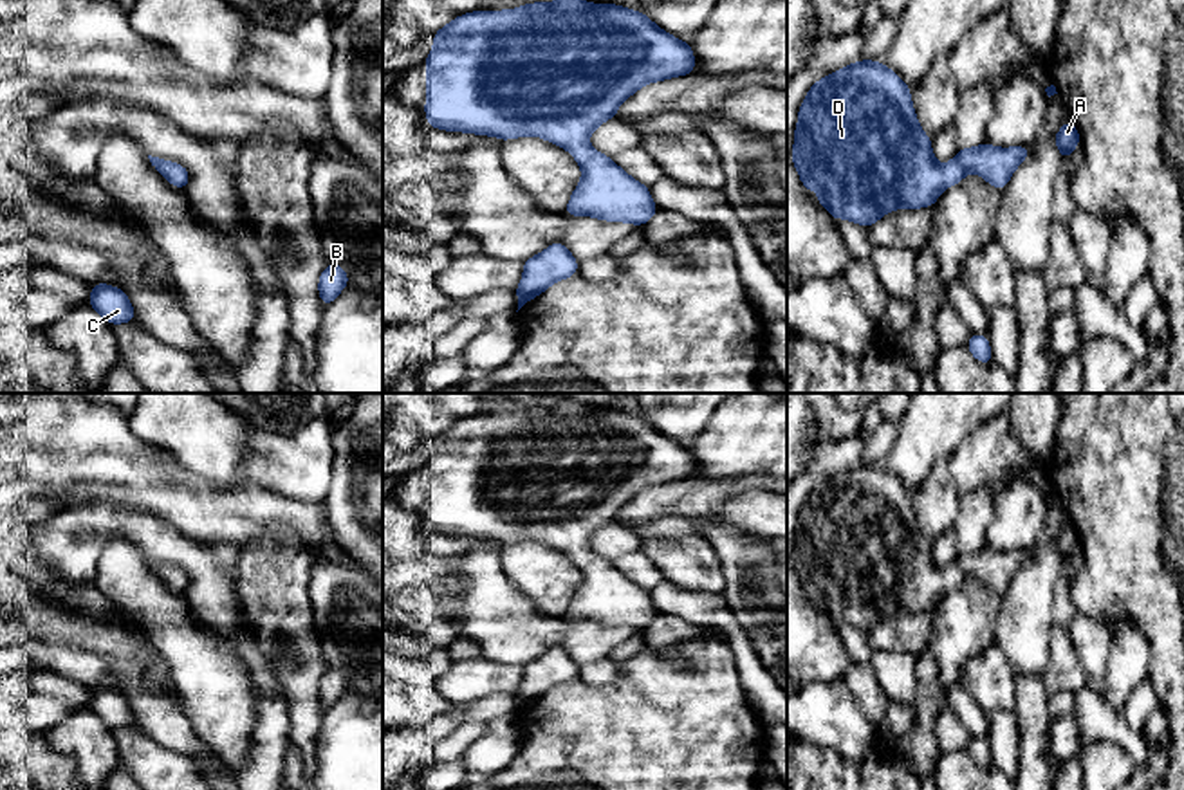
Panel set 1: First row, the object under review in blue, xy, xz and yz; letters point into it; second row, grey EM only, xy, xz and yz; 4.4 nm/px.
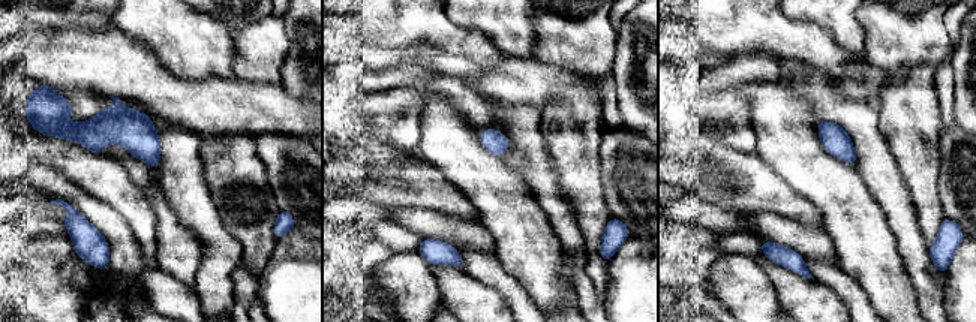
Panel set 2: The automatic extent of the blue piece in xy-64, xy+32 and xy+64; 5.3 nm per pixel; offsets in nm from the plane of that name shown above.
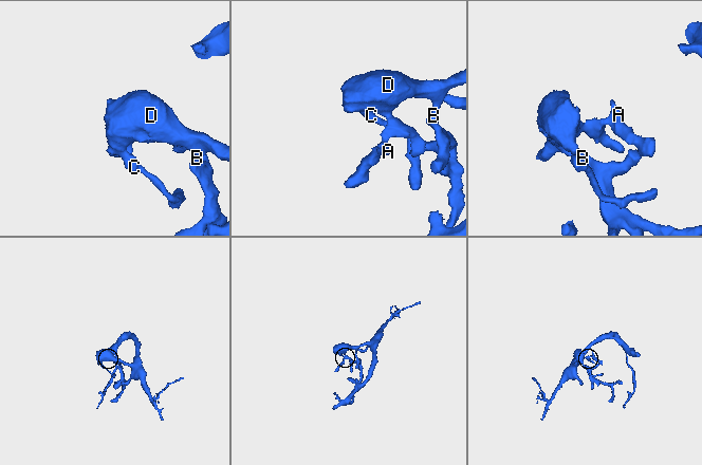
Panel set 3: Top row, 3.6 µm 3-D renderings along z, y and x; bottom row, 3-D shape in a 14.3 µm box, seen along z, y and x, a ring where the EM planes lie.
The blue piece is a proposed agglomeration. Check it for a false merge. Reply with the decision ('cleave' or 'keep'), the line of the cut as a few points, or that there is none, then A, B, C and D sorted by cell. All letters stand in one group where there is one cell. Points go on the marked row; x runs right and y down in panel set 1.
keep; cut none; groups A B C D

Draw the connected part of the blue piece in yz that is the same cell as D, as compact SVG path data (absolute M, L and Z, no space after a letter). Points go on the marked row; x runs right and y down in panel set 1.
M861 60L821 78L810 87L798 112L791 159L803 188L807 191L816 188L823 191L821 197L810 197L827 207L834 220L846 218L872 227L890 211L931 207L948 186L957 186L971 171L1004 191L1013 171L1027 159L1029 152L1029 146L996 148L985 141L975 148L960 148L946 166L939 164L933 157L931 137L920 130L910 87L881 60Z

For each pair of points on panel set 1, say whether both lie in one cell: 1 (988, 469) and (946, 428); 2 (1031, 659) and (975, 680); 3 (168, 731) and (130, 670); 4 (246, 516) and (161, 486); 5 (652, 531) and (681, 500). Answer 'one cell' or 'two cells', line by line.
1: two cells
2: two cells
3: one cell
4: one cell
5: two cells

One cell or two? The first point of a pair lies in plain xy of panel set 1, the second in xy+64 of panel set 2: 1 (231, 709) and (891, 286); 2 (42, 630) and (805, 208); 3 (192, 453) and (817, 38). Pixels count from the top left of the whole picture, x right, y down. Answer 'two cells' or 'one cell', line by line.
1: one cell
2: one cell
3: two cells

